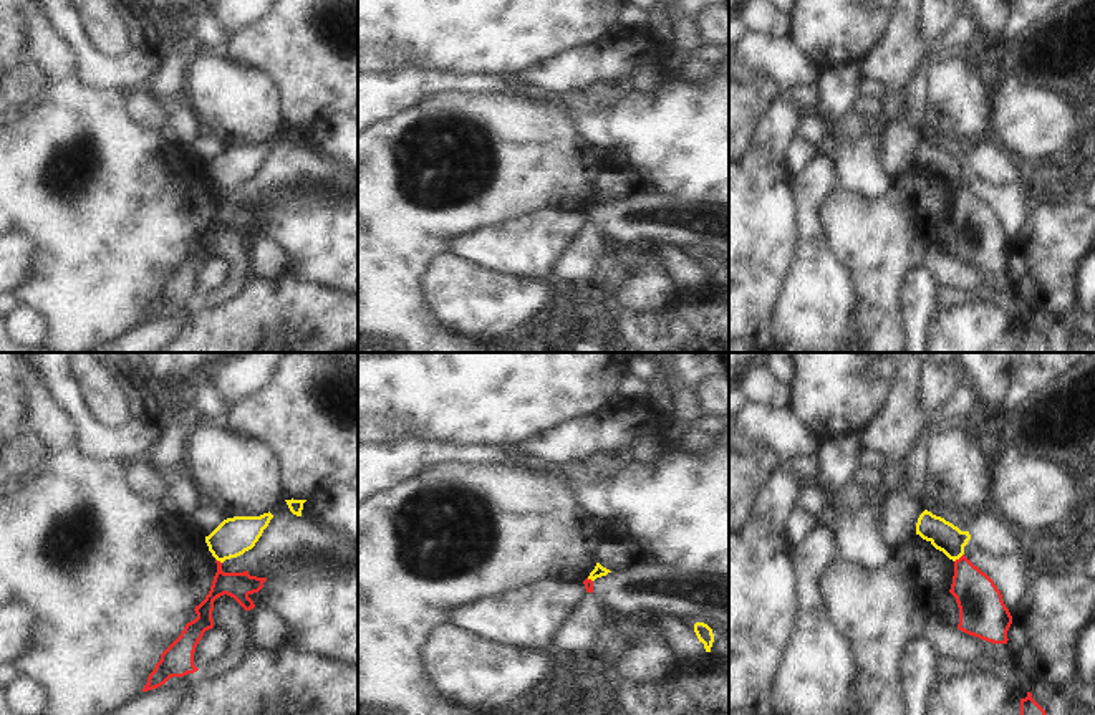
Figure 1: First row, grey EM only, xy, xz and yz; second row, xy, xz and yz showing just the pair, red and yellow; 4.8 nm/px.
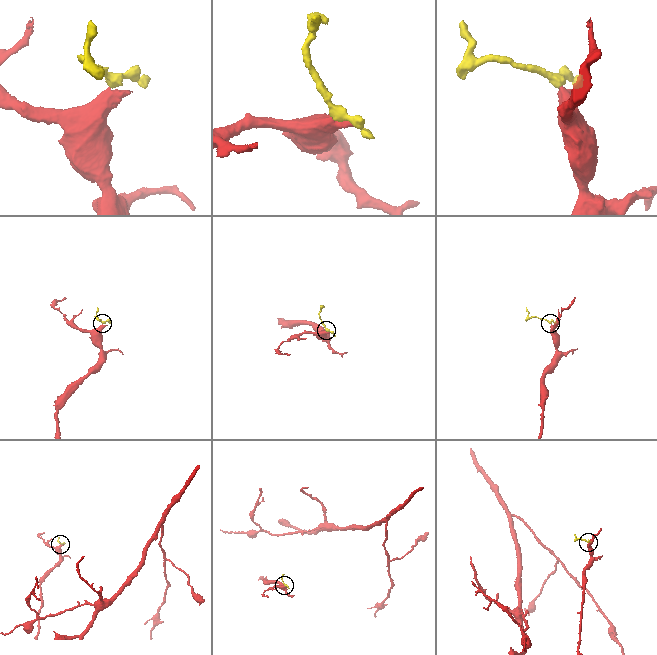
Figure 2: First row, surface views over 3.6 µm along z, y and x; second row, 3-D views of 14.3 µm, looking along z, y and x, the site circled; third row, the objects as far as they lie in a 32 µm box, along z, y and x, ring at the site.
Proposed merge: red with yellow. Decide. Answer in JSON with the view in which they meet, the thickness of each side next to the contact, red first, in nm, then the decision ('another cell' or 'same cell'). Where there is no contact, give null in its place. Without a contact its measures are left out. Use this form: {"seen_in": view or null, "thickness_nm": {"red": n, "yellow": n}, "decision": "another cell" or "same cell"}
{"seen_in": "yz", "thickness_nm": {"red": 220, "yellow": 140}, "decision": "another cell"}

